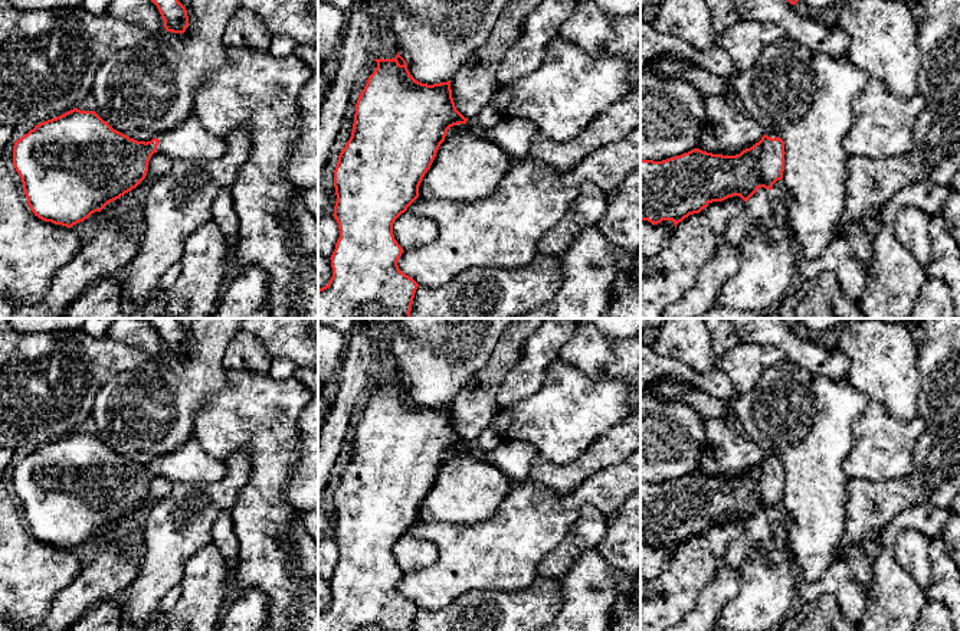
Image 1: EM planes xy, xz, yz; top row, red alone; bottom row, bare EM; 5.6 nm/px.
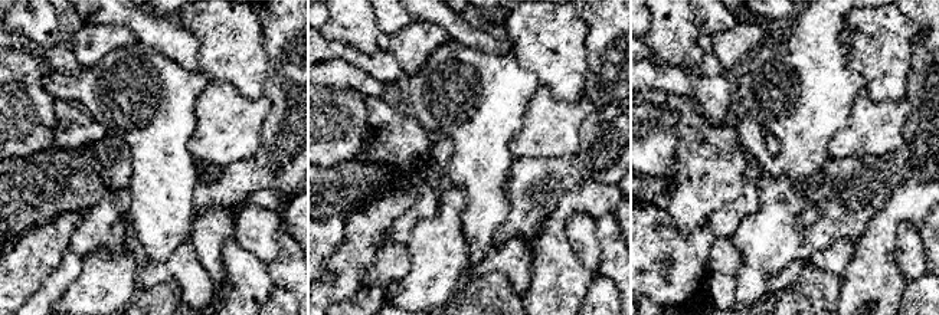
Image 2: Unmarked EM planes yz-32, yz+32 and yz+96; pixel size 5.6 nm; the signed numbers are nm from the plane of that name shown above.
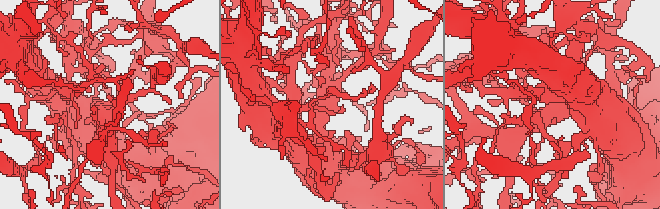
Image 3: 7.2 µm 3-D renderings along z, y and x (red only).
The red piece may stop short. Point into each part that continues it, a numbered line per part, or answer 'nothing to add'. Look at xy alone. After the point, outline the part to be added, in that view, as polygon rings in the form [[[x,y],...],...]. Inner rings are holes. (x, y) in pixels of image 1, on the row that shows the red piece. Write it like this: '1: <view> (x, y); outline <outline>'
1: xy (190, 140); outline [[[190,114],[178,127],[158,134],[157,151],[178,160],[217,158],[225,153],[222,137],[209,133],[200,120]]]

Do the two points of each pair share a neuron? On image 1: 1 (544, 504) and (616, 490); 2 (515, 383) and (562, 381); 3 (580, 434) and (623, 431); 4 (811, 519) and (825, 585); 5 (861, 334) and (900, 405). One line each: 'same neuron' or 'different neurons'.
1: same neuron
2: different neurons
3: different neurons
4: different neurons
5: same neuron

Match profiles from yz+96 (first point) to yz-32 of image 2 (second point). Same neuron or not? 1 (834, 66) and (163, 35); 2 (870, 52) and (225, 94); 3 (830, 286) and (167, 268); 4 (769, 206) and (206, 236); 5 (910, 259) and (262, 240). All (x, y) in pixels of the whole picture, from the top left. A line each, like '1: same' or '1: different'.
1: different
2: different
3: different
4: different
5: same

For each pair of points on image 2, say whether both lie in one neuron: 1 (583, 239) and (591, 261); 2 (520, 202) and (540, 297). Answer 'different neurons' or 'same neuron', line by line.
1: same neuron
2: different neurons

